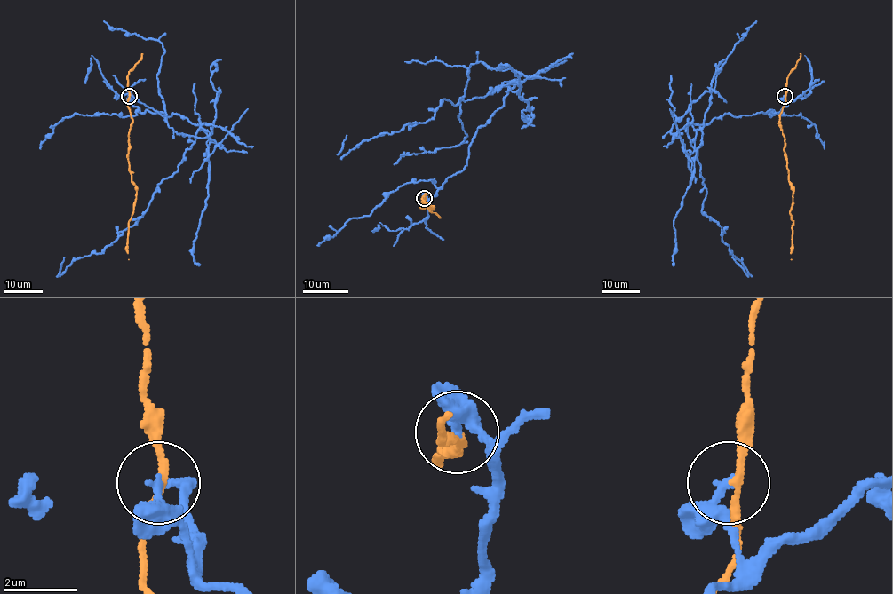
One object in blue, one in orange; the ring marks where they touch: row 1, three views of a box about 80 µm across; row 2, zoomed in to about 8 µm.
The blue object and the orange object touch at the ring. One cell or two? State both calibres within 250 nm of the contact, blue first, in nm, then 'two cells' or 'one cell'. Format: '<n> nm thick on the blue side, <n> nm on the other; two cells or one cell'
300 nm thick on the blue side, 170 nm on the other; two cells

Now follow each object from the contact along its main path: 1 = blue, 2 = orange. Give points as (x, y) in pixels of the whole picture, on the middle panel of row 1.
1: (425, 198), (463, 169), (478, 128), (515, 84), (543, 72), (472, 64), (458, 116), (465, 139), (394, 164)
2: (425, 198), (422, 199), (427, 192), (423, 201), (433, 208), (429, 204), (423, 208), (423, 206)

